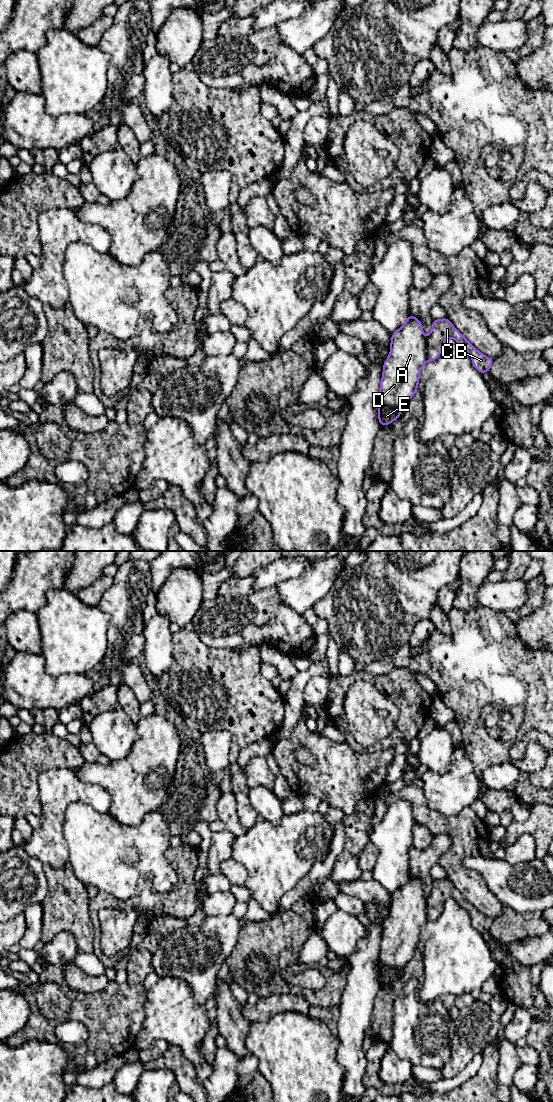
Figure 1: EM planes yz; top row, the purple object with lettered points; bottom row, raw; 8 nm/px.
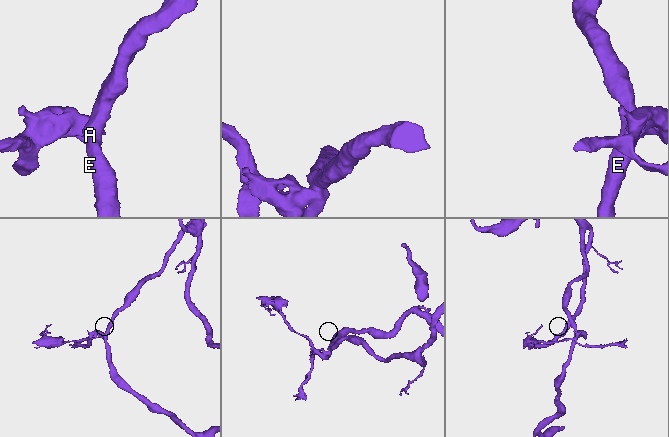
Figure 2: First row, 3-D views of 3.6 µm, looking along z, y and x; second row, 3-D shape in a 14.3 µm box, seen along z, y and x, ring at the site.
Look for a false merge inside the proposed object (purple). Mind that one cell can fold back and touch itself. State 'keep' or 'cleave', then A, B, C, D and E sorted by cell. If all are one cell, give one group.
cleave; A D E / B C

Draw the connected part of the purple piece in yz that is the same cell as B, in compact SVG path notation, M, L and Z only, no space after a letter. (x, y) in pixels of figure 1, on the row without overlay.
M446 877L443 879L433 879L432 890L426 897L426 916L428 921L435 921L440 916L445 900L452 897L463 909L465 909L472 919L473 926L481 933L489 932L494 919L489 918L478 911L461 893L451 881Z

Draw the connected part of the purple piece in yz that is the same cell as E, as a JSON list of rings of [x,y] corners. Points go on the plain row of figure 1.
[[[409,874],[405,884],[391,895],[390,915],[383,923],[378,958],[380,986],[390,985],[399,978],[403,967],[418,951],[420,932],[427,921],[426,897],[423,894],[422,883]]]

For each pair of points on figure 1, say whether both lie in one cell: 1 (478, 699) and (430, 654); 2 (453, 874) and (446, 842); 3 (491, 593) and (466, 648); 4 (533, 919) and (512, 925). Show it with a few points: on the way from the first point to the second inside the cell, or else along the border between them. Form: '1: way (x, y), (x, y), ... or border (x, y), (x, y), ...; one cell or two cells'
1: way (466, 687), (442, 663); one cell
2: border (446, 833), (451, 840), (451, 846), (438, 862); two cells
3: border (479, 605), (504, 613); two cells
4: way (528, 924), (517, 925); one cell

